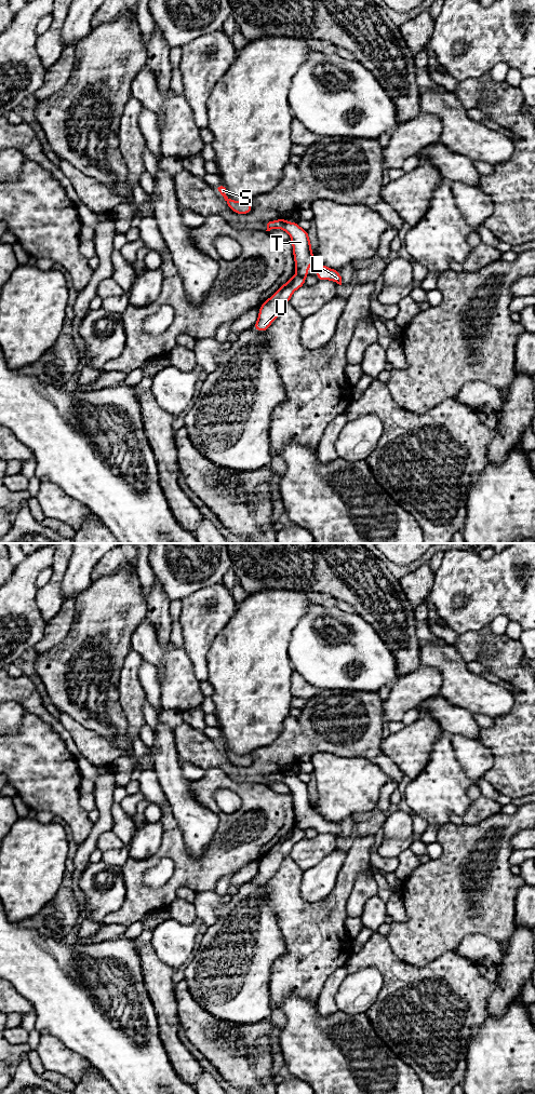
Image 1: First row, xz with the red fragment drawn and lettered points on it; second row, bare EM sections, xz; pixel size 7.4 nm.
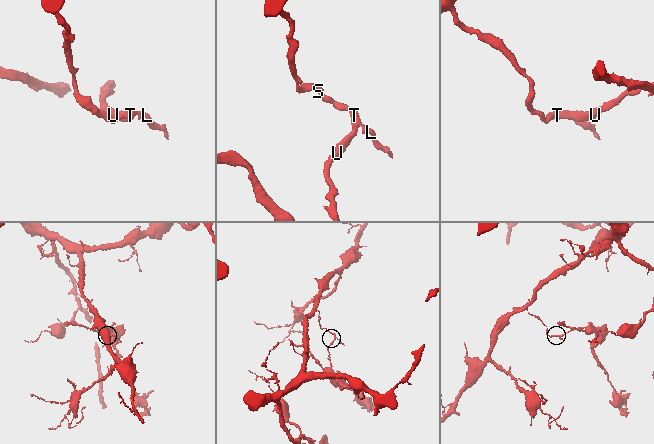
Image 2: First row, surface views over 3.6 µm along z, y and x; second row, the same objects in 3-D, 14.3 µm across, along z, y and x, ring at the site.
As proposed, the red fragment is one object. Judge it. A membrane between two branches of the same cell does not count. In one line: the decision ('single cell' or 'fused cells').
fused cells

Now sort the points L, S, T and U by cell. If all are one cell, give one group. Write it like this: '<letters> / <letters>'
L S T / U

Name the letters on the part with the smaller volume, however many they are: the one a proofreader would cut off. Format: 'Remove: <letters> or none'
Remove: U

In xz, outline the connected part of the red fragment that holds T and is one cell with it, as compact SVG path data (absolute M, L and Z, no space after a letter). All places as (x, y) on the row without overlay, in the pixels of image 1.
M286 772L271 773L267 776L266 784L276 781L286 784L291 788L297 828L304 832L308 829L308 819L316 815L319 834L331 833L342 838L342 829L337 823L327 821L313 811L308 785L302 782L297 775L289 775Z

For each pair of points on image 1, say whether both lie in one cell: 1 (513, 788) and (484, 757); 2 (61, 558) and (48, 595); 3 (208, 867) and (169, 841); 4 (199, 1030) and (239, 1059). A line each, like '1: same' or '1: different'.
1: different
2: same
3: same
4: same

